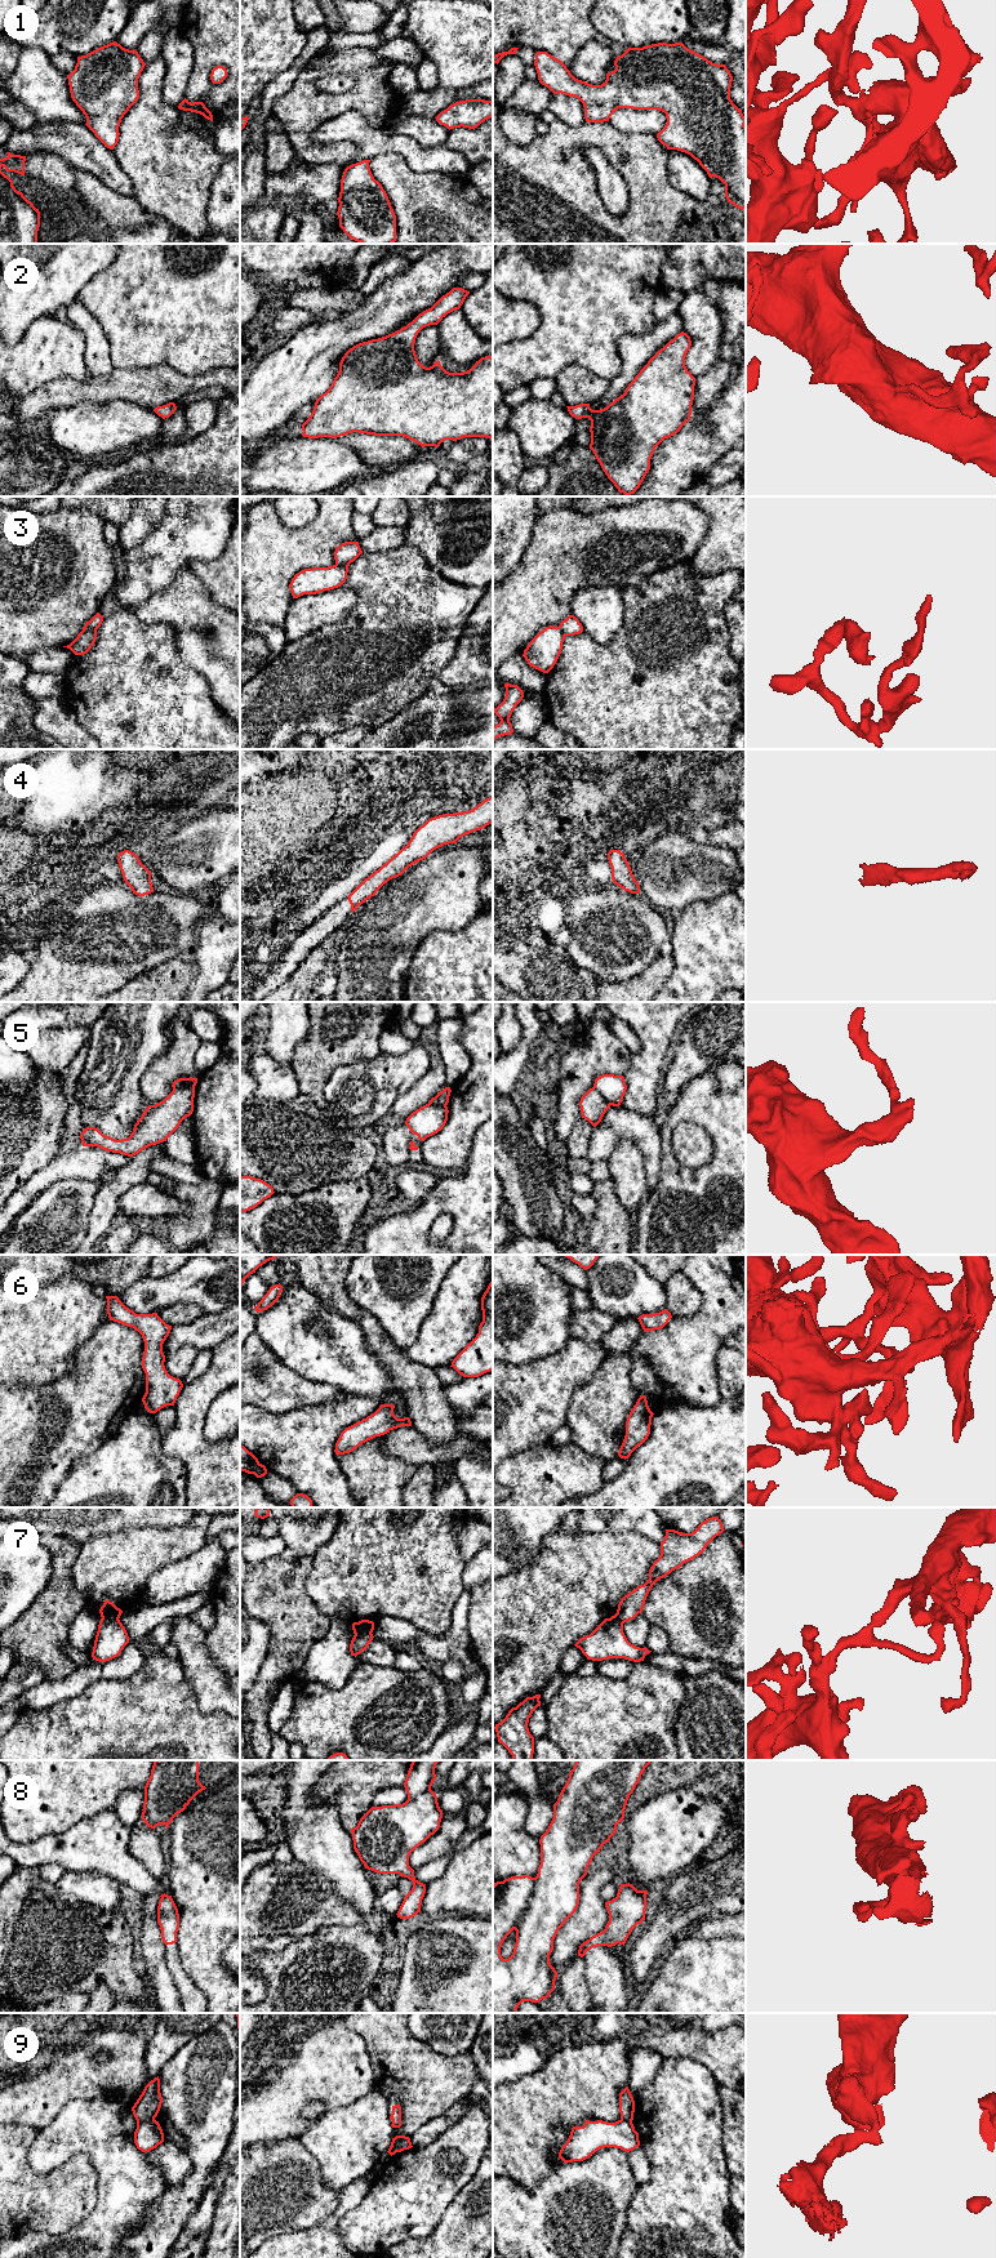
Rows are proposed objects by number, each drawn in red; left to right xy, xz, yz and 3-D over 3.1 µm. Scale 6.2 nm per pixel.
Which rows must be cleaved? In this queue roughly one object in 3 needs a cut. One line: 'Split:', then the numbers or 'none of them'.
Split: 3, 5, 7, 9

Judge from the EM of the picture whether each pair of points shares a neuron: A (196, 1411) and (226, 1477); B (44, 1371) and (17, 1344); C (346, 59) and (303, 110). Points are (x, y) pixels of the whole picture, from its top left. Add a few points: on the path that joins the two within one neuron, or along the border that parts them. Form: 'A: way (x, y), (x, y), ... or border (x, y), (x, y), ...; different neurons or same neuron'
A: way (195, 1428), (195, 1439), (216, 1460); same neuron
B: way (38, 1364), (23, 1350); same neuron
C: way (328, 66), (303, 81), (303, 92); same neuron

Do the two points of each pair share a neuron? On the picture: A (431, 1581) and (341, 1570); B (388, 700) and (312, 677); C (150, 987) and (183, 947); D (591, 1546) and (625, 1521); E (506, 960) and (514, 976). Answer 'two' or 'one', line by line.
A: one
B: one
C: two
D: two
E: one

